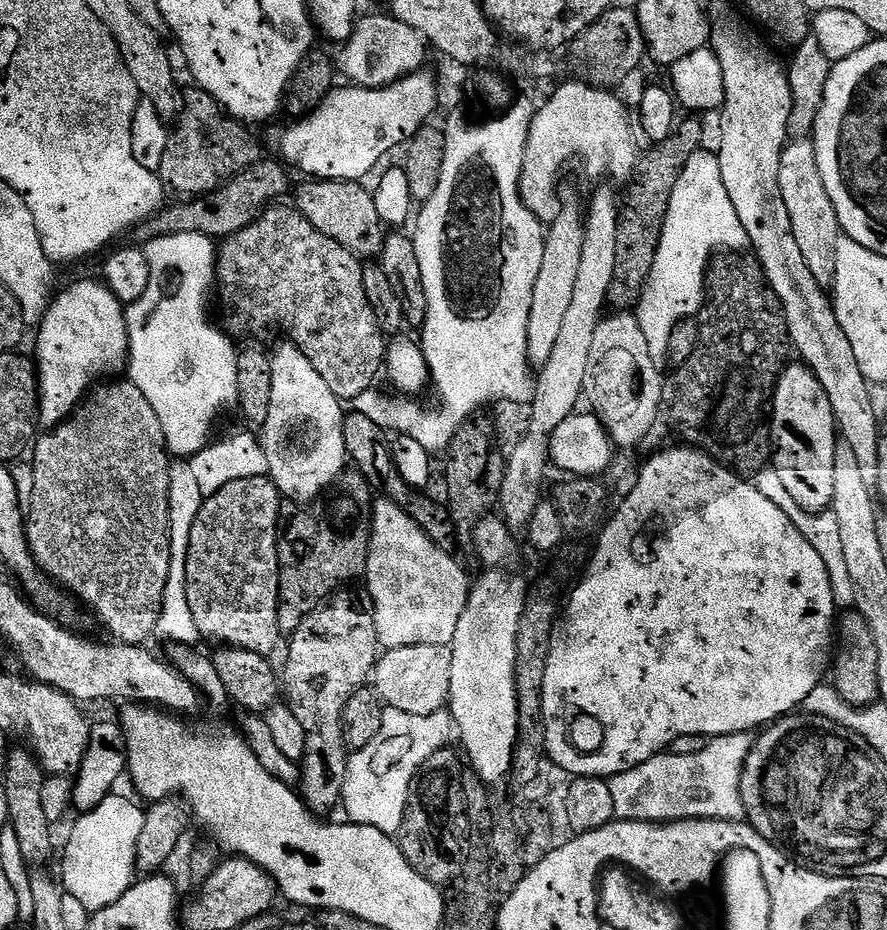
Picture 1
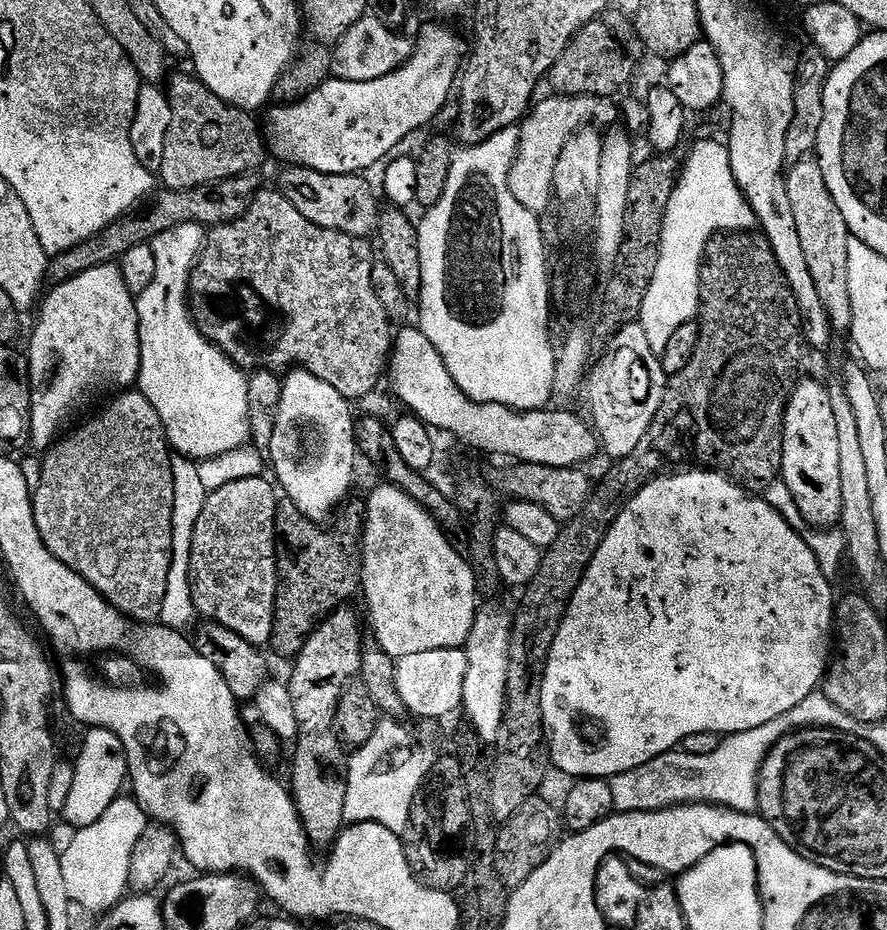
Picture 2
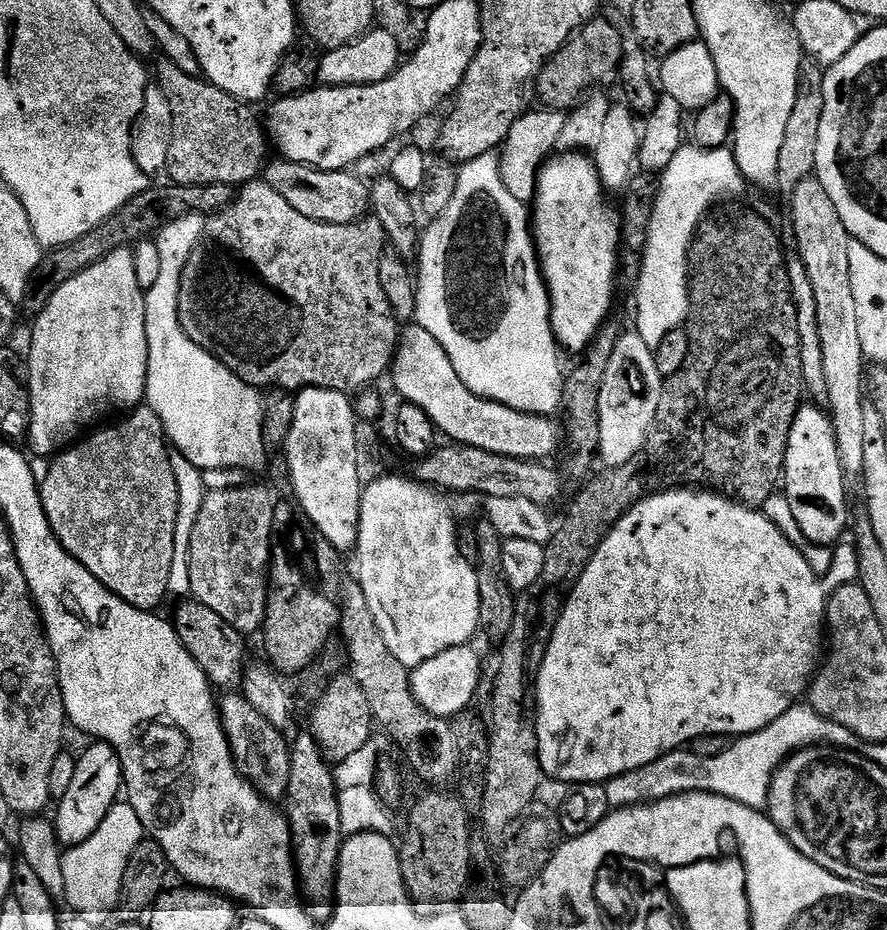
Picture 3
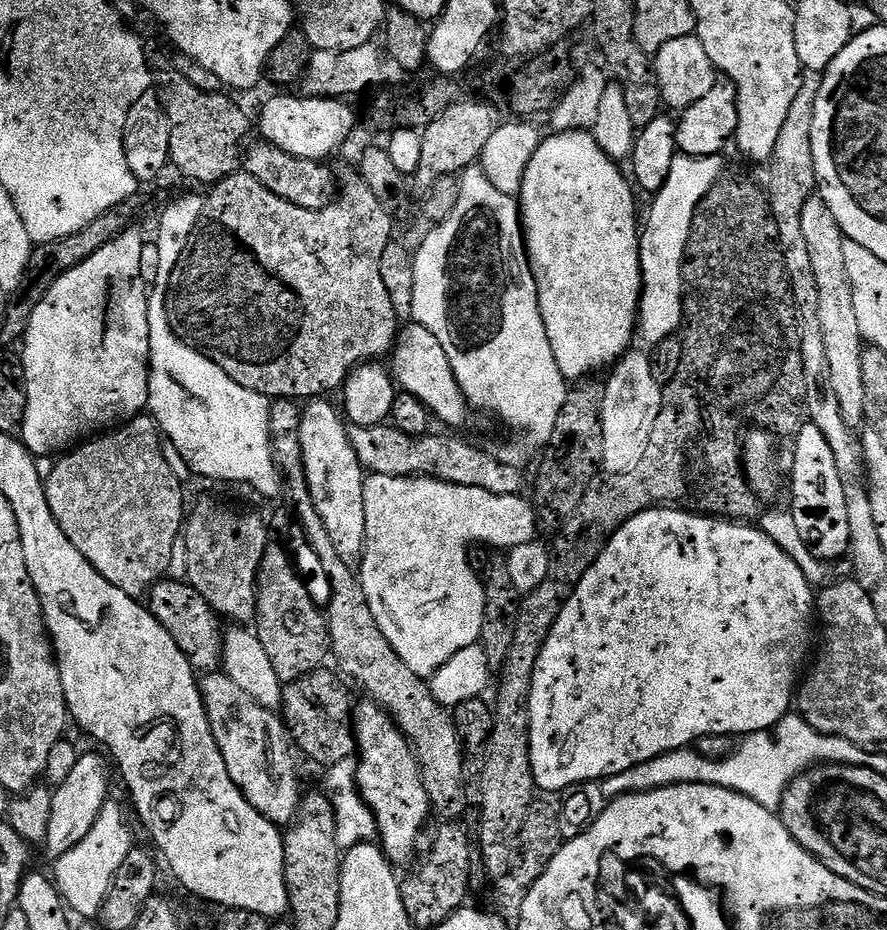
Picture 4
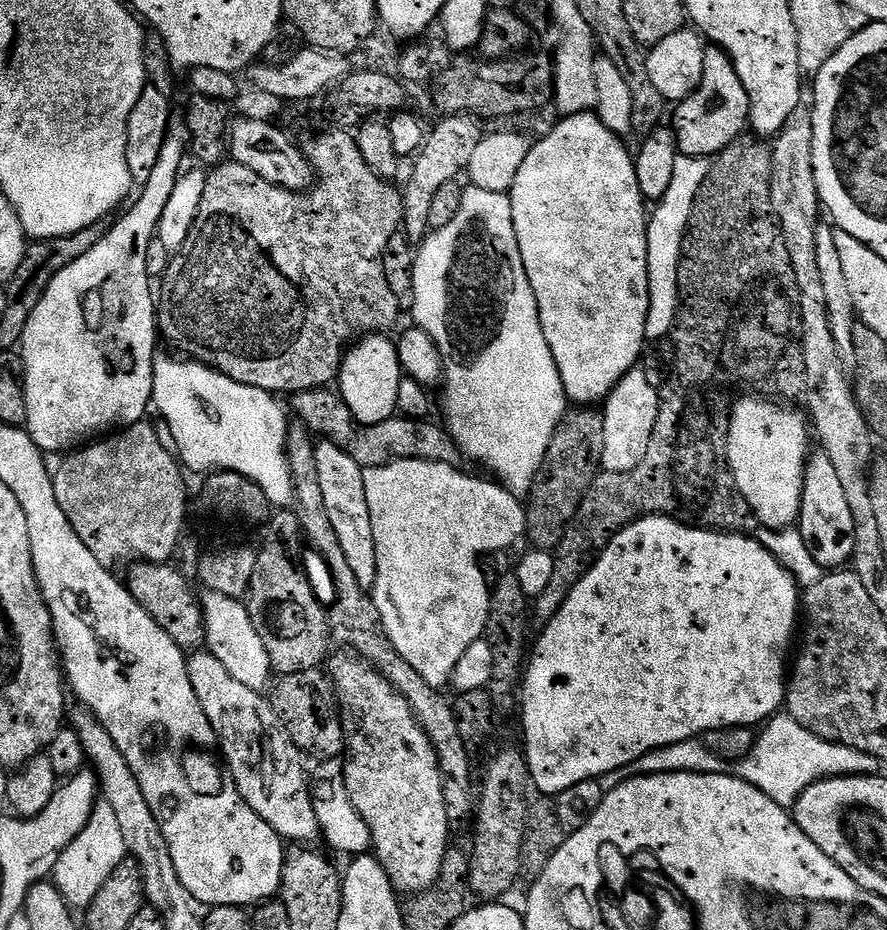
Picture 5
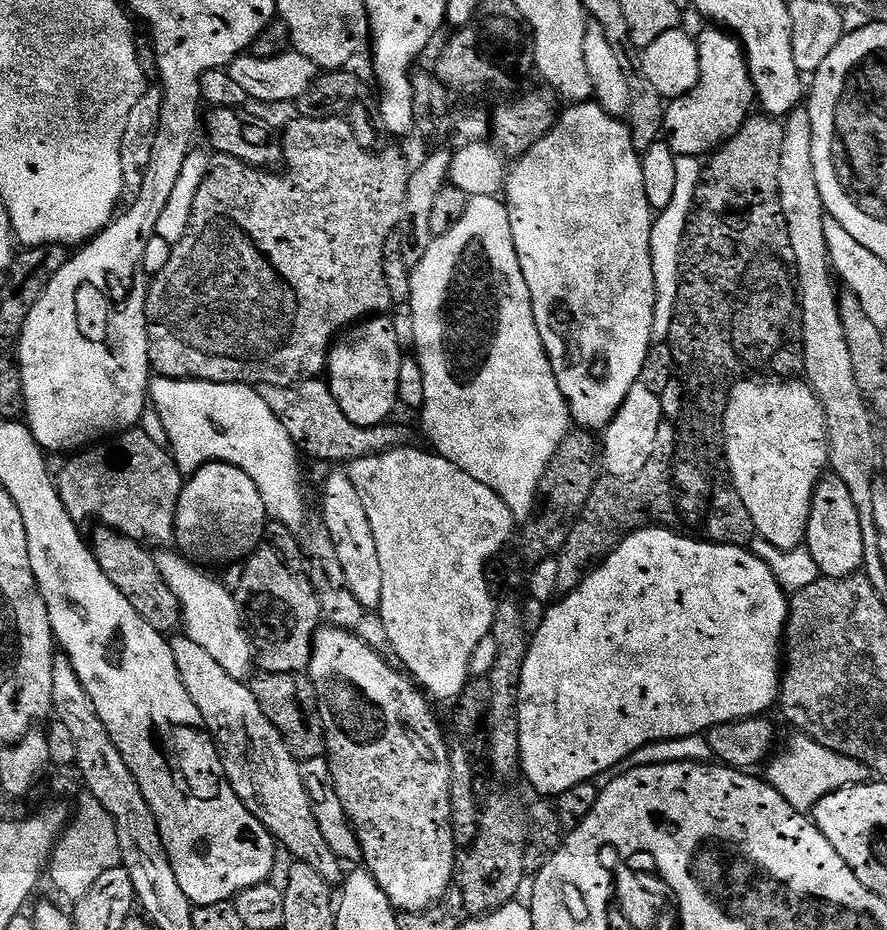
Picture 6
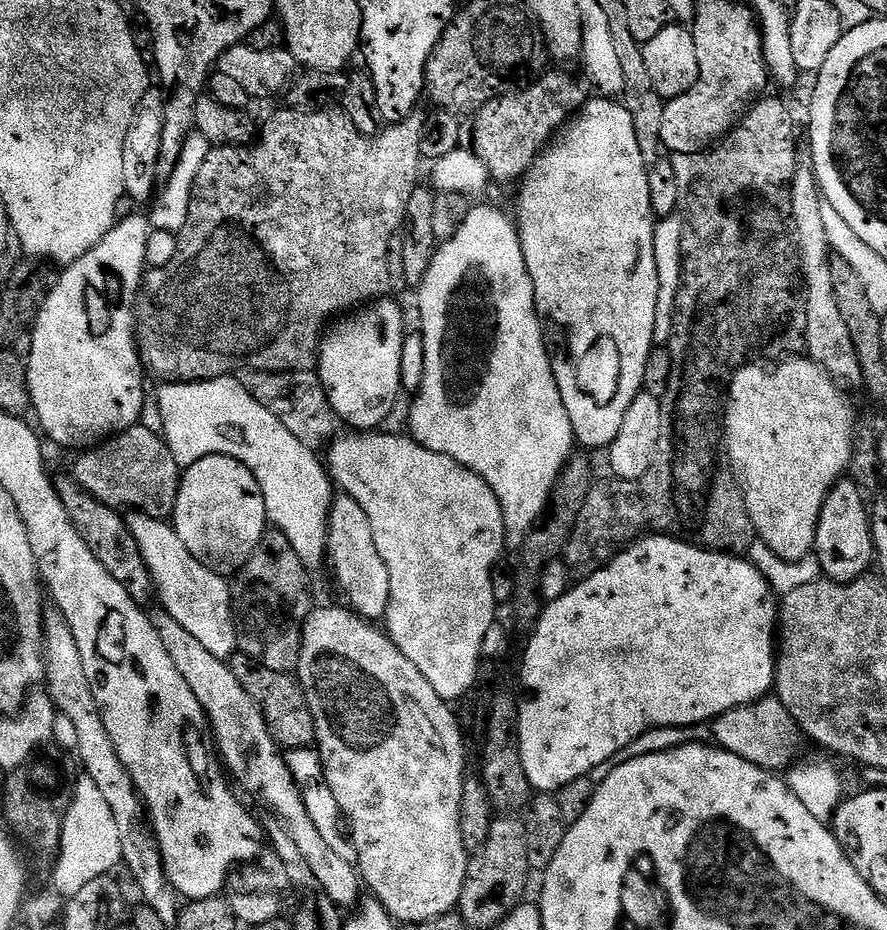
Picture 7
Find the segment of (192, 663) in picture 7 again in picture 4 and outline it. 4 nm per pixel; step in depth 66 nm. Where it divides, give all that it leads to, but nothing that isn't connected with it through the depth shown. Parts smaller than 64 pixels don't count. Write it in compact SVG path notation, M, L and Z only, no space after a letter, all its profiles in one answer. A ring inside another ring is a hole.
M223 670L201 675L198 683L212 733L218 742L218 750L222 750L226 770L230 770L230 778L234 778L234 786L242 790L250 806L254 806L254 810L263 814L270 823L277 826L291 824L300 808L302 791L300 792L300 776L296 773L297 753L294 751L294 741L288 725L275 711L262 707L250 694L246 694Z

